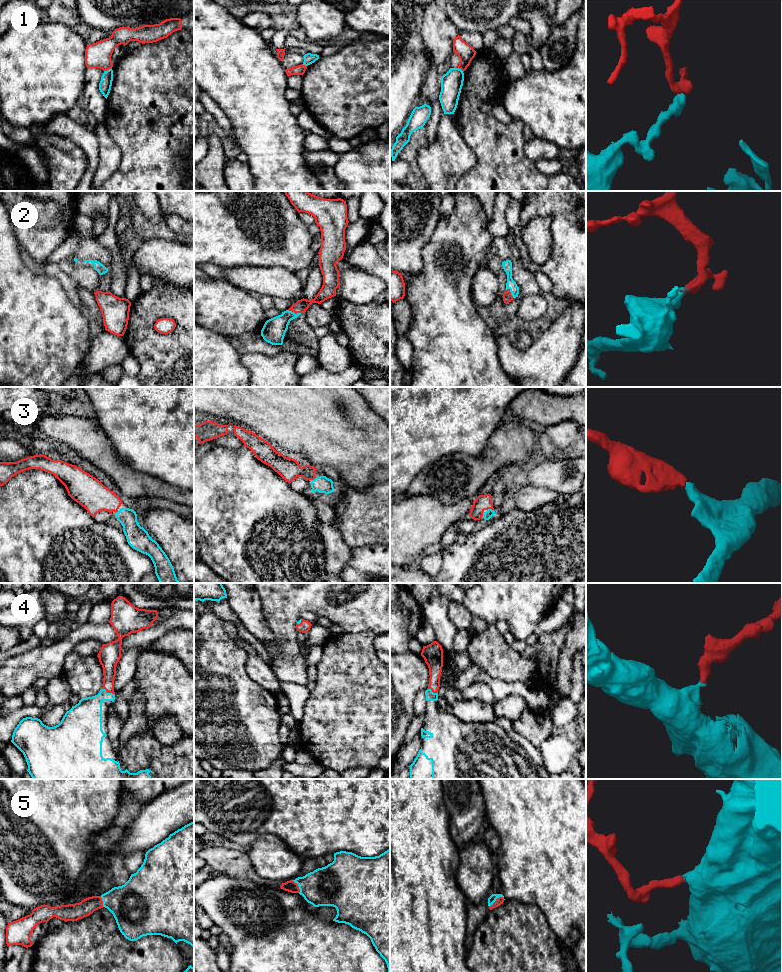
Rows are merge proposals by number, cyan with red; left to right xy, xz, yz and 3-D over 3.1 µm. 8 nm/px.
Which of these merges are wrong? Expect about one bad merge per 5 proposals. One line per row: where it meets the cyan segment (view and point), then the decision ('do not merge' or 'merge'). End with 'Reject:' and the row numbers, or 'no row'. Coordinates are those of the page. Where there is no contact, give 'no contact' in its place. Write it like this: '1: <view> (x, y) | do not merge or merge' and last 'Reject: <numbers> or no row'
1: xy (107, 70) | do not merge
2: xz (294, 313) | merge
3: yz (490, 509) | merge
4: xy (108, 693) | merge
5: yz (496, 898) | merge
Reject: 1

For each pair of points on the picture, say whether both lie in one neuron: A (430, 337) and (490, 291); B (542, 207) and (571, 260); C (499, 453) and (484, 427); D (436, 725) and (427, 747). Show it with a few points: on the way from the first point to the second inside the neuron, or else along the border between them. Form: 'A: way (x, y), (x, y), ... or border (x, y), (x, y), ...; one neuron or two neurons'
A: border (471, 280), (471, 295), (475, 305); two neurons
B: way (557, 214), (565, 222), (565, 231), (571, 245); one neuron
C: border (501, 421), (489, 437), (484, 450), (476, 456); two neurons
D: way (436, 730), (436, 738), (432, 742); one neuron

